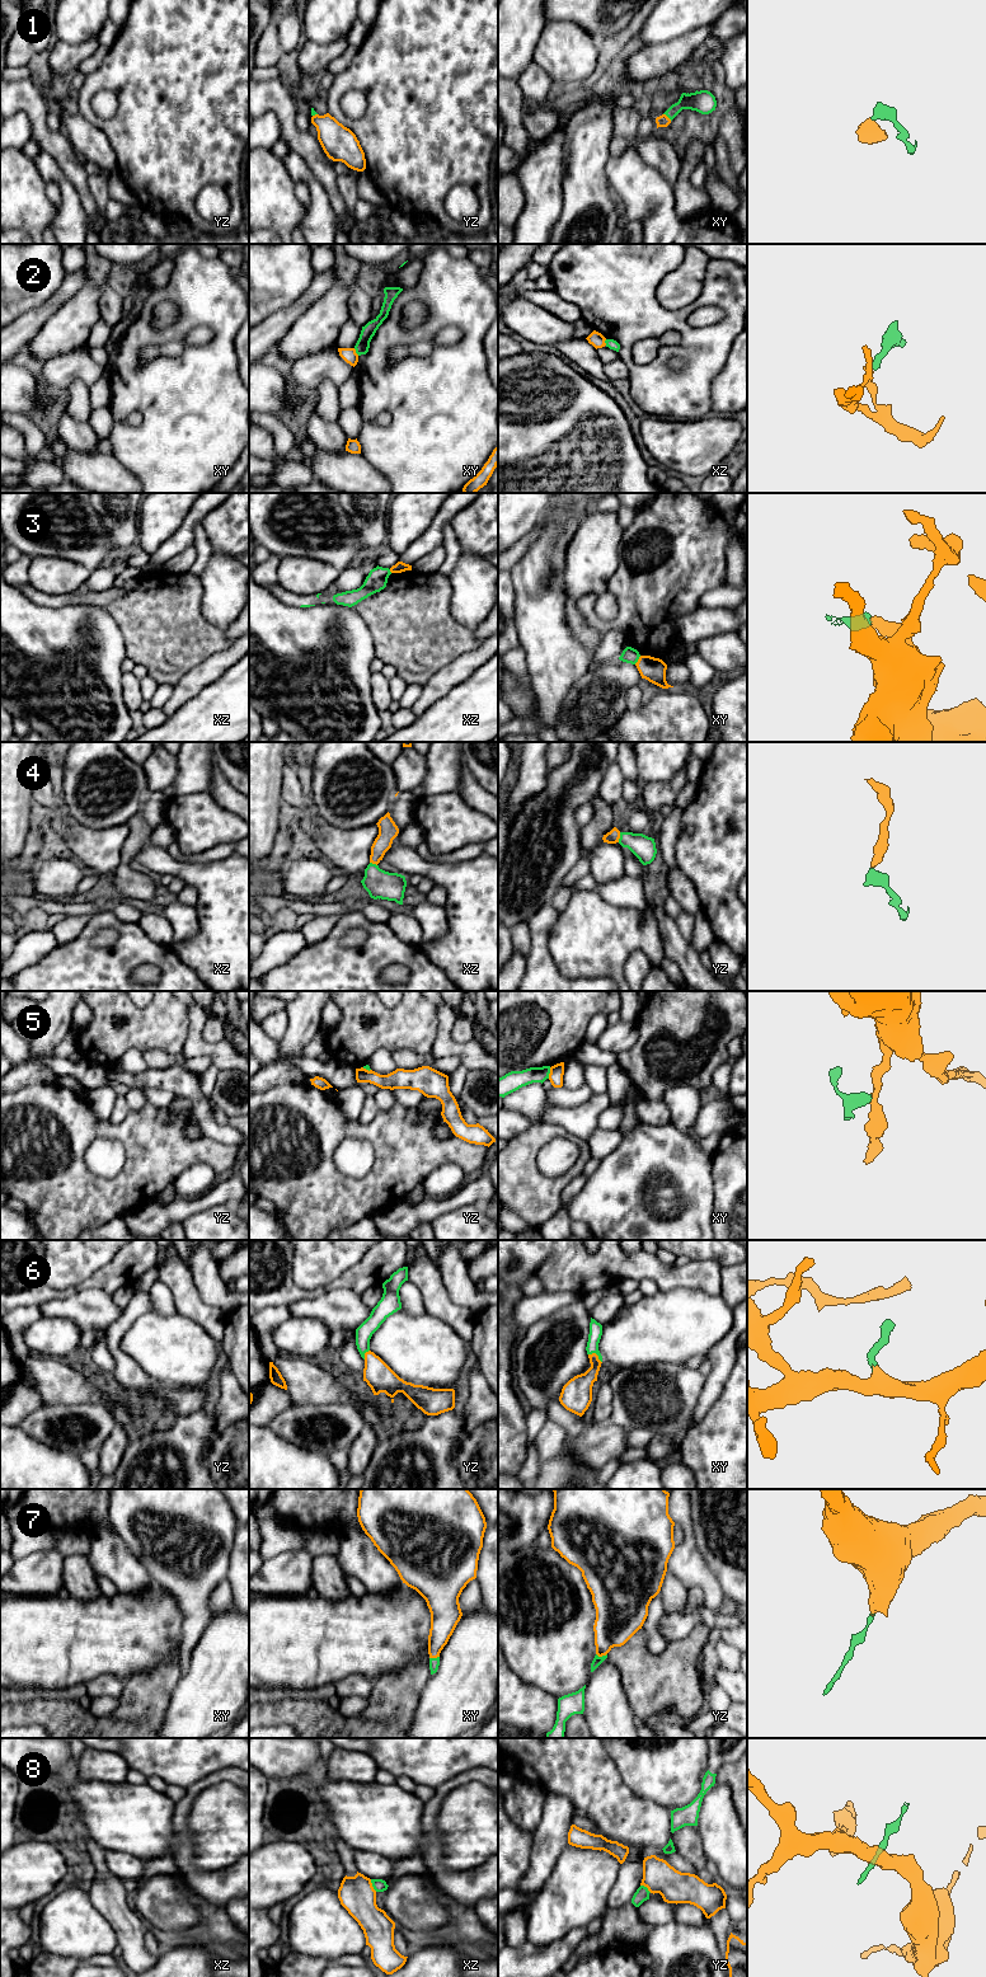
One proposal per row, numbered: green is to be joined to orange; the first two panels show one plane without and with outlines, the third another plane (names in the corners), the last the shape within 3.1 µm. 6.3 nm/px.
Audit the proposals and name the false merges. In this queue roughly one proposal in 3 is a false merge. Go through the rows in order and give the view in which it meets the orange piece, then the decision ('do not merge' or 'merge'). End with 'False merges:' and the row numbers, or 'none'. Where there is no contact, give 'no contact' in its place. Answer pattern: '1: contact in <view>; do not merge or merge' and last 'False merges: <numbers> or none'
1: contact in xy; merge
2: contact in xy; do not merge
3: contact in xy; do not merge
4: contact in yz; merge
5: contact in xy; do not merge
6: contact in xy; merge
7: contact in yz; merge
8: contact in xz; do not merge
False merges: 2, 3, 5, 8

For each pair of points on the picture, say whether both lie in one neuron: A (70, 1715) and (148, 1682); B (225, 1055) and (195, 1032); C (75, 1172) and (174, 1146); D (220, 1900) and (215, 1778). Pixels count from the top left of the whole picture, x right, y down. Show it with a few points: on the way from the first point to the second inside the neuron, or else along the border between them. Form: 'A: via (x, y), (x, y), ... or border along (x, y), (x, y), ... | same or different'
A: via (90, 1723), (113, 1723), (134, 1703) | same
B: via (216, 1051), (206, 1048), (198, 1041) | same
C: via (99, 1188), (130, 1188), (150, 1168) | same
D: via (188, 1868), (183, 1860), (182, 1808), (184, 1804) | same

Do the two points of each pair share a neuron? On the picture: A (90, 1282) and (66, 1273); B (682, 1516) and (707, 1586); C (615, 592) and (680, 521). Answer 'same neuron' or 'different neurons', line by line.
A: different neurons
B: same neuron
C: same neuron

